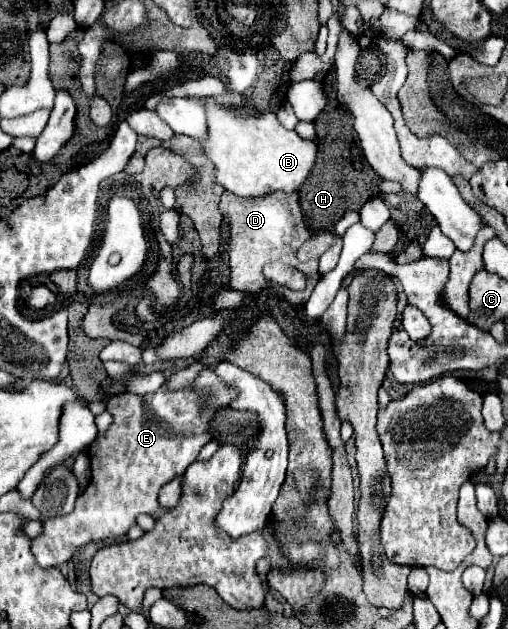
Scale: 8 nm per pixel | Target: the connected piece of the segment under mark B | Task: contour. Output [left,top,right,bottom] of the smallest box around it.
[197,98,317,196]

